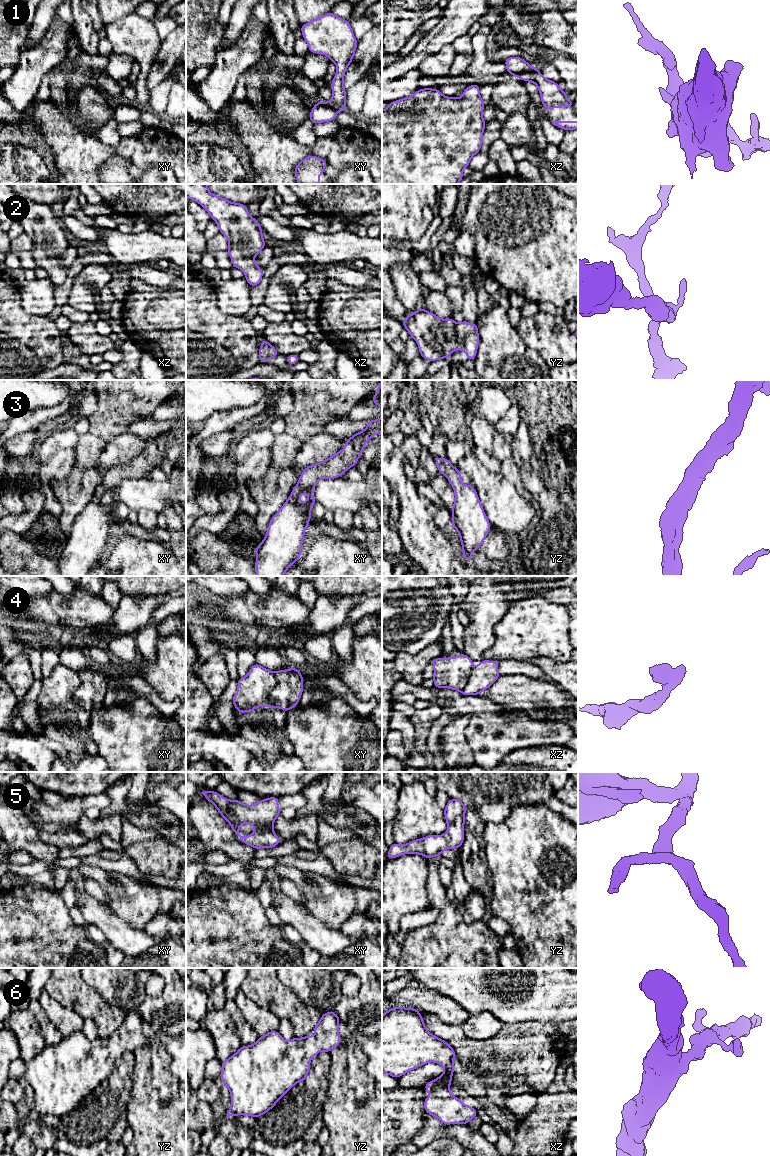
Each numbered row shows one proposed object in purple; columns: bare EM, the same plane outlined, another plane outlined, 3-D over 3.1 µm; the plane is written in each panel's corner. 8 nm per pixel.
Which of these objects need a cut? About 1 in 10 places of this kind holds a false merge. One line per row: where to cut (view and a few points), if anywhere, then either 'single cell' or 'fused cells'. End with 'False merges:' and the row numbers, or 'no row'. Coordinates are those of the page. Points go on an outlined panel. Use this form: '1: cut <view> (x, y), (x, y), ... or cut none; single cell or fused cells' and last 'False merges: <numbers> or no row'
1: cut xz (533, 68), (520, 77); fused cells
2: cut none; single cell
3: cut none; single cell
4: cut xy (274, 672), (276, 685), (271, 691), (270, 704), (268, 706); fused cells
5: cut none; single cell
6: cut none; single cell
False merges: 1, 4

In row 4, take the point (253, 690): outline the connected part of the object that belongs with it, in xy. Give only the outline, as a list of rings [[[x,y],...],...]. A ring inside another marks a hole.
[[[255,663],[247,675],[238,679],[232,703],[239,713],[270,706],[270,694],[277,684],[275,673]]]

